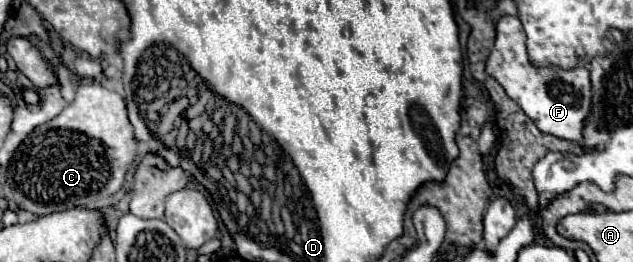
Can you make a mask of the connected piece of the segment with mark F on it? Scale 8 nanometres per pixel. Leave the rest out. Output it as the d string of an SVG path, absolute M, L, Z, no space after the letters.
M501 16L501 20L497 22L497 38L487 62L487 72L505 88L507 96L517 102L521 106L521 110L535 122L535 126L543 132L543 134L551 134L555 138L561 140L569 140L569 142L579 142L581 140L581 130L583 130L583 122L589 116L591 110L591 80L589 80L589 70L585 66L575 66L575 68L559 68L559 66L535 66L529 60L527 54L527 36L525 30L519 22L517 16Z

